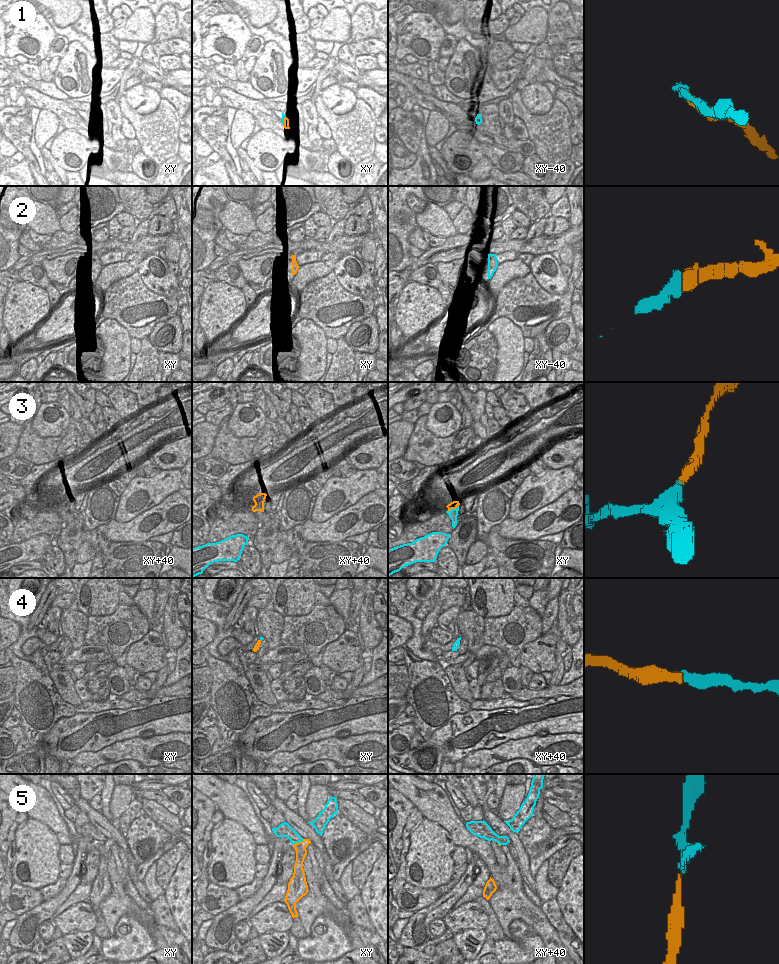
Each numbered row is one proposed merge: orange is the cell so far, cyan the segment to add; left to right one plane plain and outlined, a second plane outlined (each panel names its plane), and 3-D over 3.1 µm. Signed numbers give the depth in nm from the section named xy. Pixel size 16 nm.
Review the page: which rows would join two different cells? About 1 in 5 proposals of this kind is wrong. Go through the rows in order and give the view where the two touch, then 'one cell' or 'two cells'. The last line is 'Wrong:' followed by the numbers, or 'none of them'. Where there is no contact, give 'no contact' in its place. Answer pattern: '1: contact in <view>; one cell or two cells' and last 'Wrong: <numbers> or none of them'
1: contact in xy; two cells
2: no contact; one cell
3: contact in xy; one cell
4: no contact; one cell
5: contact in xy; one cell
Wrong: 1

